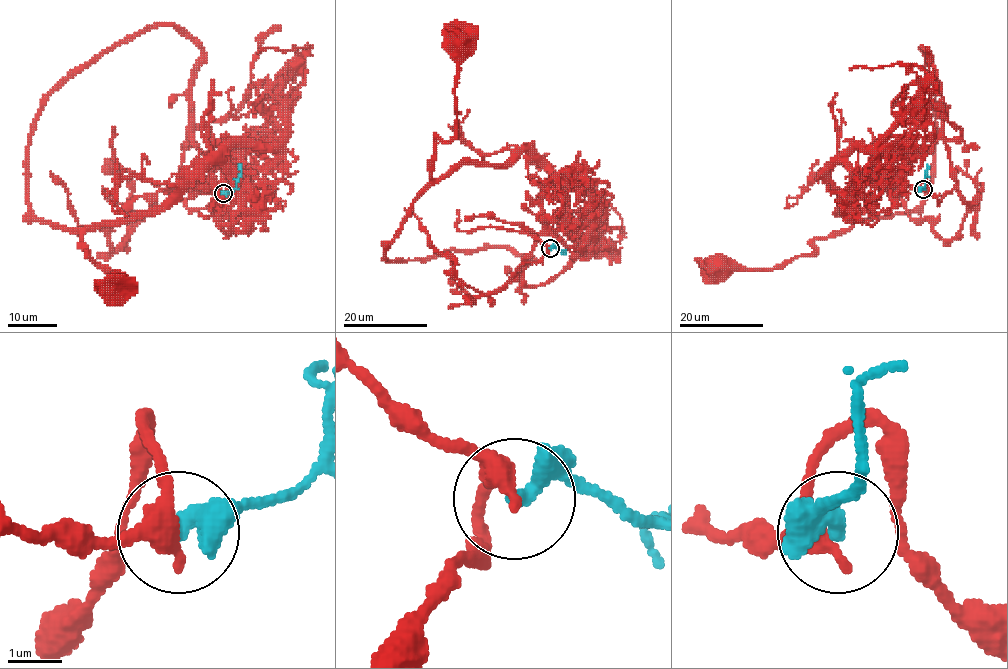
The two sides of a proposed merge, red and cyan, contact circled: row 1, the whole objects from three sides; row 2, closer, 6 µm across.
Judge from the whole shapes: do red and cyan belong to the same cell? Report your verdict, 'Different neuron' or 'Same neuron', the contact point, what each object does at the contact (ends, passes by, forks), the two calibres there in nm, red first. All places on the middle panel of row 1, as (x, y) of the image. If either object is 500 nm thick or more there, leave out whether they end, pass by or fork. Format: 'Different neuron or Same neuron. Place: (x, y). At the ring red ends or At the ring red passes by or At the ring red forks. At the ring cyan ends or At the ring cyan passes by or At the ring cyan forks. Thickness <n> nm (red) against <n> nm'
Different neuron. Place: (550, 248). At the ring red passes by. At the ring cyan ends. Thickness 400 nm (red) against 400 nm

